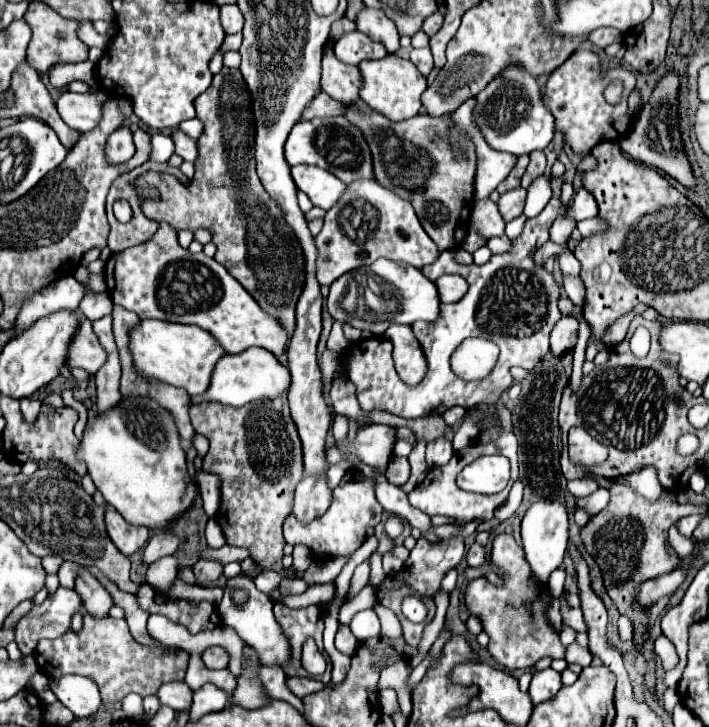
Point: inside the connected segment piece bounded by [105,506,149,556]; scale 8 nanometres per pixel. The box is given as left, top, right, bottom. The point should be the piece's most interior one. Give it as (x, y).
(129, 539)

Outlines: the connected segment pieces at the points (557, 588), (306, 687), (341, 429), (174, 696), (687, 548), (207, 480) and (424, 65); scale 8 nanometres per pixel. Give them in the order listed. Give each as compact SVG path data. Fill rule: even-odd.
M557 568L557 570L549 576L549 582L547 582L547 586L549 586L549 590L551 590L551 594L553 594L555 598L559 598L559 596L563 594L563 584L565 584L565 570L563 570L563 568Z
M287 678L287 688L295 696L303 698L303 696L307 696L307 694L317 692L319 688L323 688L323 684L319 680L315 680L315 678Z
M335 416L335 420L332 423L332 432L335 442L341 442L347 436L347 420L343 416Z
M167 682L157 690L159 702L173 710L189 710L191 696L193 696L193 692L185 682Z
M675 526L669 530L669 546L671 546L671 550L679 556L679 560L689 558L691 552L693 552L693 544L691 544L691 540L685 538L685 536L681 536L681 534L677 532Z
M197 470L195 474L199 488L201 488L201 498L203 498L203 508L209 518L215 516L221 500L221 478L217 474L209 474L205 470Z
M421 48L421 50L411 50L411 62L417 66L417 70L423 76L429 76L429 72L433 70L433 56L429 48Z

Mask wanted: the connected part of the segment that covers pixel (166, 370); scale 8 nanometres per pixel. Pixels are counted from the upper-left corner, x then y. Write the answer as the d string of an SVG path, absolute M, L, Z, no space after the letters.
M141 320L141 324L129 336L129 350L141 376L183 388L189 396L205 394L211 382L213 366L225 354L223 346L207 330L163 320Z

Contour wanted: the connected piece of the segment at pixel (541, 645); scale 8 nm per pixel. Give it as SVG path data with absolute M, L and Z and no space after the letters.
M497 534L493 538L491 562L505 570L505 586L497 588L489 584L485 578L477 578L467 588L467 608L471 614L479 614L483 622L483 630L489 634L489 654L507 670L515 668L529 668L537 660L551 656L551 658L565 658L565 646L559 642L559 634L549 626L545 618L545 610L549 606L549 590L545 584L537 582L531 574L523 548L513 540L511 534Z

